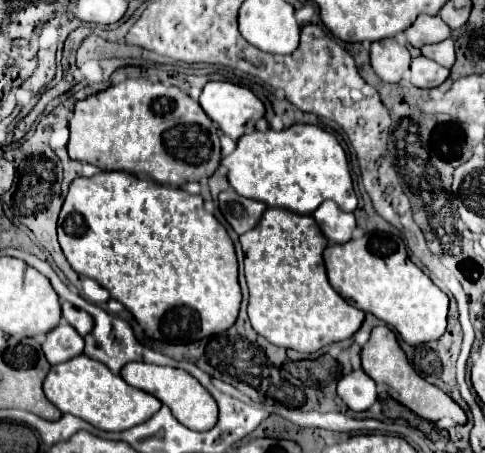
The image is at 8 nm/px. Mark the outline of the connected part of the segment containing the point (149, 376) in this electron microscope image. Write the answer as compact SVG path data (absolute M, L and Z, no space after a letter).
M129 362L121 370L121 378L127 384L141 388L143 392L149 392L155 398L159 398L165 406L171 408L173 416L183 426L187 426L191 430L211 430L211 426L215 426L217 412L219 412L215 398L209 396L209 392L189 372L179 370L179 368L171 368L171 366L157 366L157 364L147 364L147 362Z

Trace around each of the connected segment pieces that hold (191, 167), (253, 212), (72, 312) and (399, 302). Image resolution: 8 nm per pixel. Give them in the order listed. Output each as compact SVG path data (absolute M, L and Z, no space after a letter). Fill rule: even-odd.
M127 78L107 90L93 94L75 104L69 122L71 138L67 144L73 160L89 162L101 170L121 170L131 174L149 174L161 184L187 184L193 180L209 178L221 162L221 146L213 120L203 112L199 102L189 98L181 88L151 82L145 78Z
M225 190L219 194L219 208L225 220L237 234L251 230L265 212L265 204L239 196L235 190Z
M63 302L61 308L63 308L63 318L65 318L81 336L85 336L87 332L91 332L93 320L91 320L91 316L89 316L87 312L83 312L83 310L75 308L73 304L67 304L67 302Z
M383 232L365 234L363 238L353 238L347 244L327 246L323 258L329 282L337 294L359 310L371 312L383 322L395 326L407 344L431 342L443 336L447 328L449 298L409 260L399 236Z

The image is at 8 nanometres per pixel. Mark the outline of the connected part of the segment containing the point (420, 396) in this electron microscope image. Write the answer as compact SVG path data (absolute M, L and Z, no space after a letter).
M377 326L371 332L369 342L363 346L361 350L361 362L363 362L363 370L367 372L367 376L371 376L379 386L387 386L387 392L391 398L395 398L397 402L401 402L403 406L407 406L409 410L413 410L417 416L429 420L429 422L437 422L445 416L453 418L457 424L465 424L467 416L465 412L459 408L457 402L453 402L443 390L435 388L433 384L427 384L409 364L407 356L403 354L403 350L397 344L395 334L387 328L387 326Z

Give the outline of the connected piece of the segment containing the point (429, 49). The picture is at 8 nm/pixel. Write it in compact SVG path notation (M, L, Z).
M447 38L443 42L437 42L437 44L427 44L421 48L423 56L435 60L437 64L445 66L445 68L451 68L453 62L455 62L455 50L453 50L453 38Z

